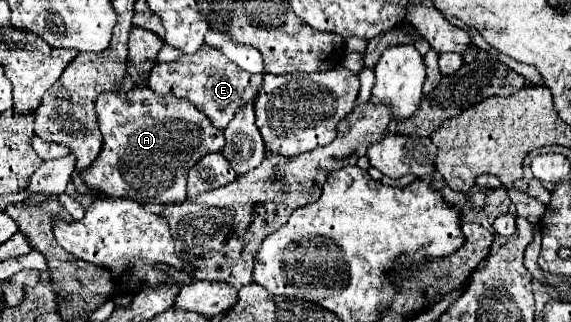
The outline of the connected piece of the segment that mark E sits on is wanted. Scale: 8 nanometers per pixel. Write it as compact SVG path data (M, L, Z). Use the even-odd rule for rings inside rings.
M203 45L193 55L181 55L177 61L171 63L157 63L147 79L147 85L153 87L157 95L173 93L175 97L193 103L201 113L205 113L213 121L217 129L225 129L229 119L233 119L233 115L245 103L257 97L261 79L263 75L251 75L247 71L241 71L233 61L229 63L229 59L221 55L221 51Z

